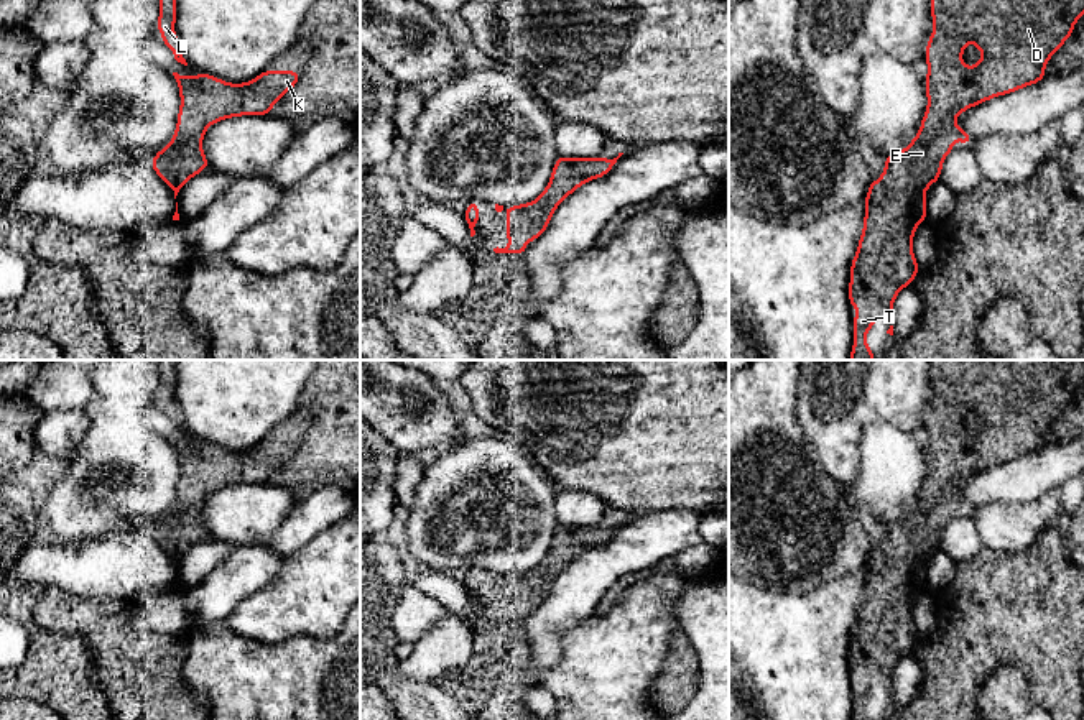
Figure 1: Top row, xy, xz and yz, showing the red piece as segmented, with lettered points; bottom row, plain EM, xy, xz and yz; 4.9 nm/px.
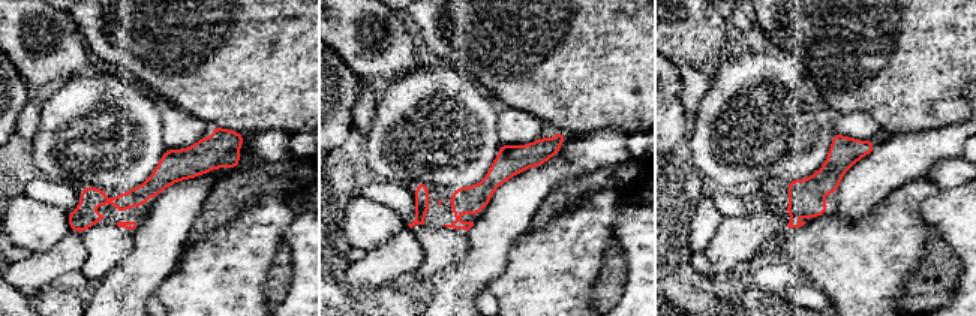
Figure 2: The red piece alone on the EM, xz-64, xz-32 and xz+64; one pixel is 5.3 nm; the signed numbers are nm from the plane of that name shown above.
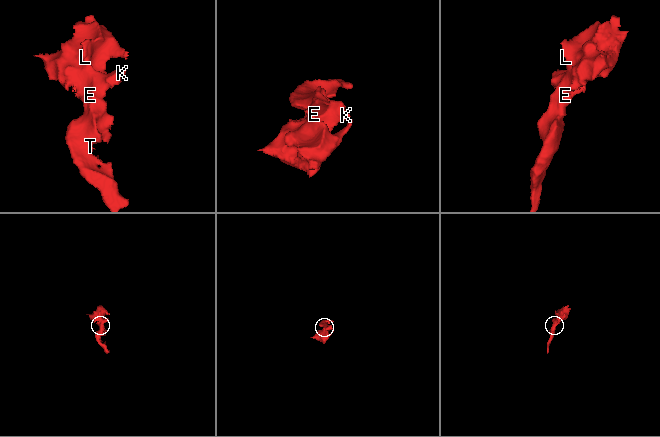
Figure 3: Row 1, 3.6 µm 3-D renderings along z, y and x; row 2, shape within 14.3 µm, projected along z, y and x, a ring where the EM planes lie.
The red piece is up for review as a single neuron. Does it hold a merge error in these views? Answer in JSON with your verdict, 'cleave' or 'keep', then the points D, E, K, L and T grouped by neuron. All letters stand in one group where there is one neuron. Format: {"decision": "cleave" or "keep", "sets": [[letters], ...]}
{"decision": "keep", "sets": [["D", "E", "K", "L", "T"]]}

